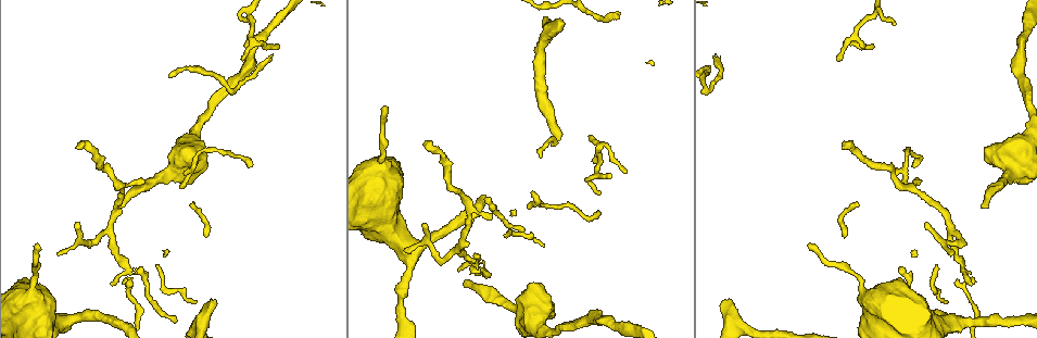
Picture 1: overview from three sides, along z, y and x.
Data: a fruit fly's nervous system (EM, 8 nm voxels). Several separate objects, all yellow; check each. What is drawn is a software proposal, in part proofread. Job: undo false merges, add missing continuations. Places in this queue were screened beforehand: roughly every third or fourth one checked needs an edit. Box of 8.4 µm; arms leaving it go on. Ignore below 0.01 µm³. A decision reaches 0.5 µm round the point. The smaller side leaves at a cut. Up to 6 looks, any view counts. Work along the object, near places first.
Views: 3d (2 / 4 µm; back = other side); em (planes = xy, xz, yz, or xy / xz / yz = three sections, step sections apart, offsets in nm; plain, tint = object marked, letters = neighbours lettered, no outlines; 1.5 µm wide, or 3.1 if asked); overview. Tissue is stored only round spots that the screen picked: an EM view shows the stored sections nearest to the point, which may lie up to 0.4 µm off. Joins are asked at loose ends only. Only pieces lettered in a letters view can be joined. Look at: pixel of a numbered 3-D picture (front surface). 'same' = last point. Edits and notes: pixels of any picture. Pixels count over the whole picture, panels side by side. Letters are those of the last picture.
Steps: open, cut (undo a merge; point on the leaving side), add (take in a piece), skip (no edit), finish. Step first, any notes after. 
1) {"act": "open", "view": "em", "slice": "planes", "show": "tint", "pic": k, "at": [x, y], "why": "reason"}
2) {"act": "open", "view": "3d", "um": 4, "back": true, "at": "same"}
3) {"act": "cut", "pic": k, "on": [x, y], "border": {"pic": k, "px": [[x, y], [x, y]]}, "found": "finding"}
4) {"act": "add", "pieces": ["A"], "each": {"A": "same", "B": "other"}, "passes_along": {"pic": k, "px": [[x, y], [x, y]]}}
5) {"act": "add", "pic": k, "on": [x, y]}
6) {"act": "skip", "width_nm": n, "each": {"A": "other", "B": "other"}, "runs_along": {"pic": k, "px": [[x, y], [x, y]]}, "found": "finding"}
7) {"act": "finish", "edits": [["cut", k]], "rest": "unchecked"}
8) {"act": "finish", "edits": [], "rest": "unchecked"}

{"act": "open", "view": "em", "slice": "planes", "show": "plain", "pic": 1, "at": [808, 246], "why": "an open end"}

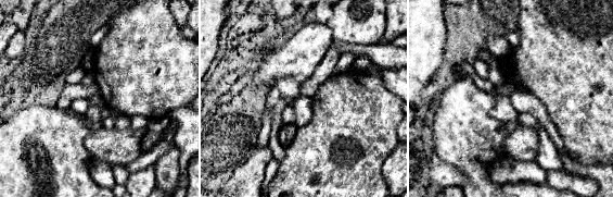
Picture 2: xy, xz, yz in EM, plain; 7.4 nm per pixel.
{"act": "open", "view": "em", "slice": "planes", "show": "letters", "at": "same"}

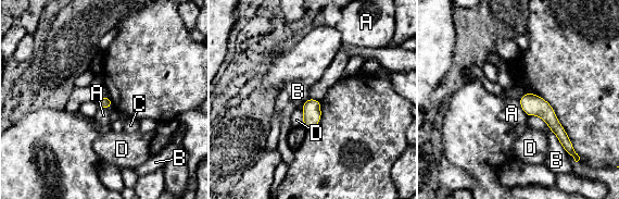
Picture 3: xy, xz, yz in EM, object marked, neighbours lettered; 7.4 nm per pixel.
{"act": "skip", "each": {"A": "other", "B": "other", "C": "other", "D": "other"}, "found": "no lettered piece goes on from it"}

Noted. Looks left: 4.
{"act": "open", "view": "3d", "um": 4, "pic": 1, "at": [983, 206], "why": "an open end"}

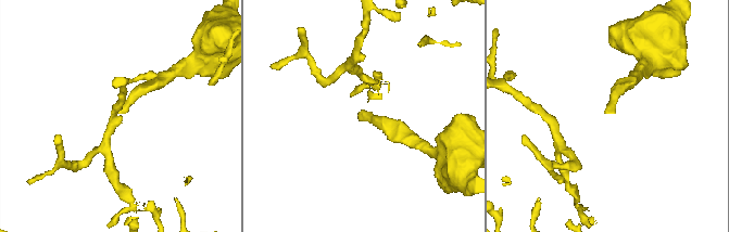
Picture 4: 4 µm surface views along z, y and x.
{"act": "open", "view": "em", "slice": "planes", "show": "letters", "pic": 4, "at": [606, 112], "why": "shape alone is not enough"}

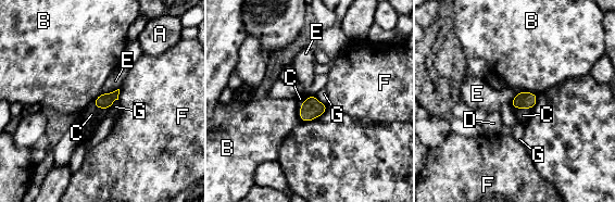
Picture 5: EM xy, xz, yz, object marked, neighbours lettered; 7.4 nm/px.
{"act": "add", "pieces": ["C"], "longest_contact_nm": ["C", 180], "each": {"A": "other", "B": "other", "C": "same", "D": "other", "E": "other", "F": "other", "G": "other"}, "passes_along": {"pic": 5, "px": [[523, 100], [521, 108], [523, 115]]}, "found": "the cell continues"}

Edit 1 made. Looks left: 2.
{"act": "open", "view": "em", "slice": "xy", "step": 8, "show": "tint", "pic": 1, "at": [213, 302], "why": "free end"}

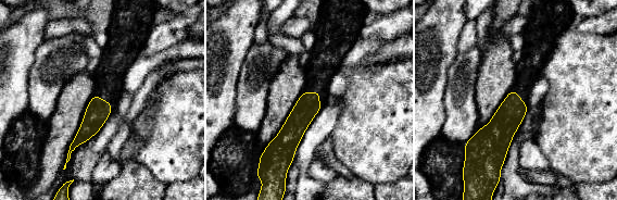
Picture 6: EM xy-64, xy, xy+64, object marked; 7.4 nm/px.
{"act": "open", "view": "em", "slice": "planes", "show": "letters", "at": "same", "why": "cut it another way"}

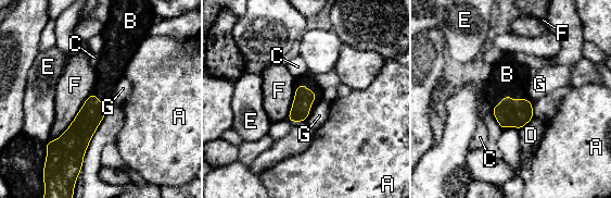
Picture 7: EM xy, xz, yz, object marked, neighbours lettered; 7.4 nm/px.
{"act": "add", "pieces": ["B"], "each": {"A": "other", "B": "same", "C": "other", "D": "other", "E": "other", "F": "other", "G": "other"}, "passes_along": {"pic": 7, "px": [[517, 113], [509, 95], [507, 74]]}, "found": "the cell continues"}

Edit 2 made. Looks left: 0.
{"act": "finish", "edits": [["add", 5], ["add", 7]], "rest": "unchecked"}

